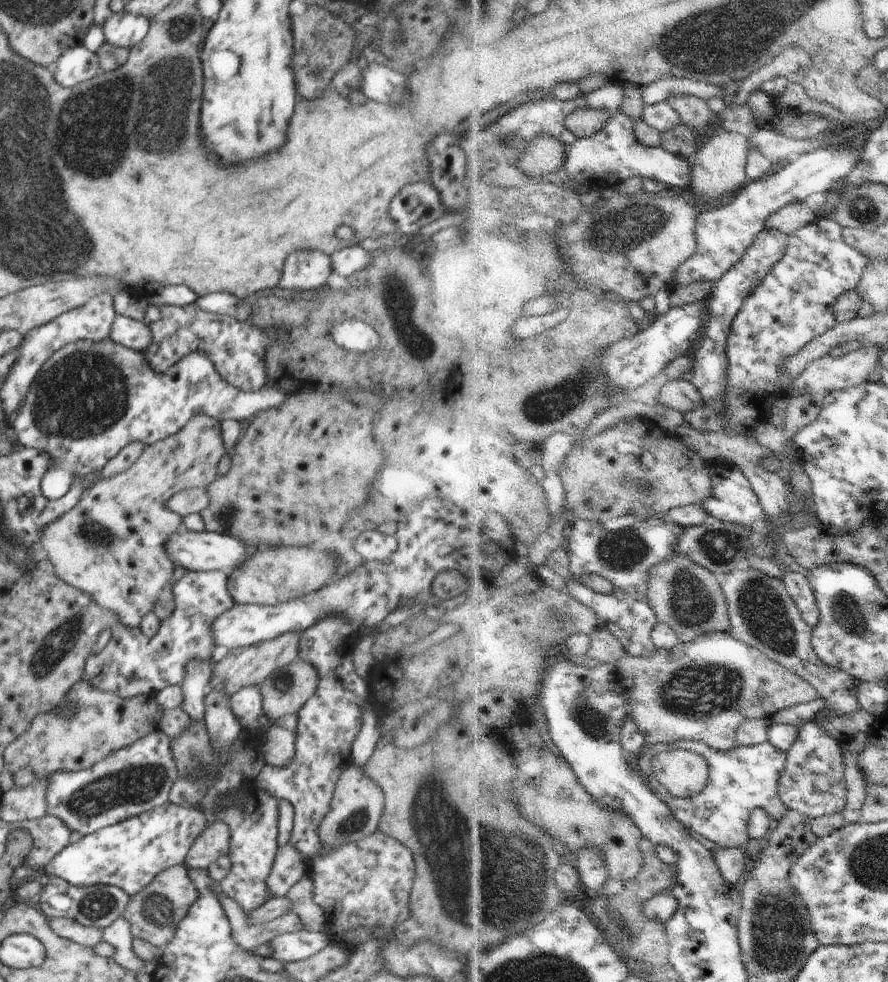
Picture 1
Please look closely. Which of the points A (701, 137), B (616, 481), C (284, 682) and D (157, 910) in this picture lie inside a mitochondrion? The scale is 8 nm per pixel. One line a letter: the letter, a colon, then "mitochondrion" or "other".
A: other
B: mitochondrion
C: mitochondrion
D: mitochondrion

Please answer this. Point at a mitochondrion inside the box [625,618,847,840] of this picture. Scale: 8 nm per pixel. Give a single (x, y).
(693, 693)

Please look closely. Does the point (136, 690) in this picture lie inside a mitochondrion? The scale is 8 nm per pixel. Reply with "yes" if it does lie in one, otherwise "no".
no

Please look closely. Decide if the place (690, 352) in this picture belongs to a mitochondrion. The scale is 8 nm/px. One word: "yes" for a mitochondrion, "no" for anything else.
no

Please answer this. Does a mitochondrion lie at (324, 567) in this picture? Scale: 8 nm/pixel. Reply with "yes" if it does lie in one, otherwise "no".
yes

